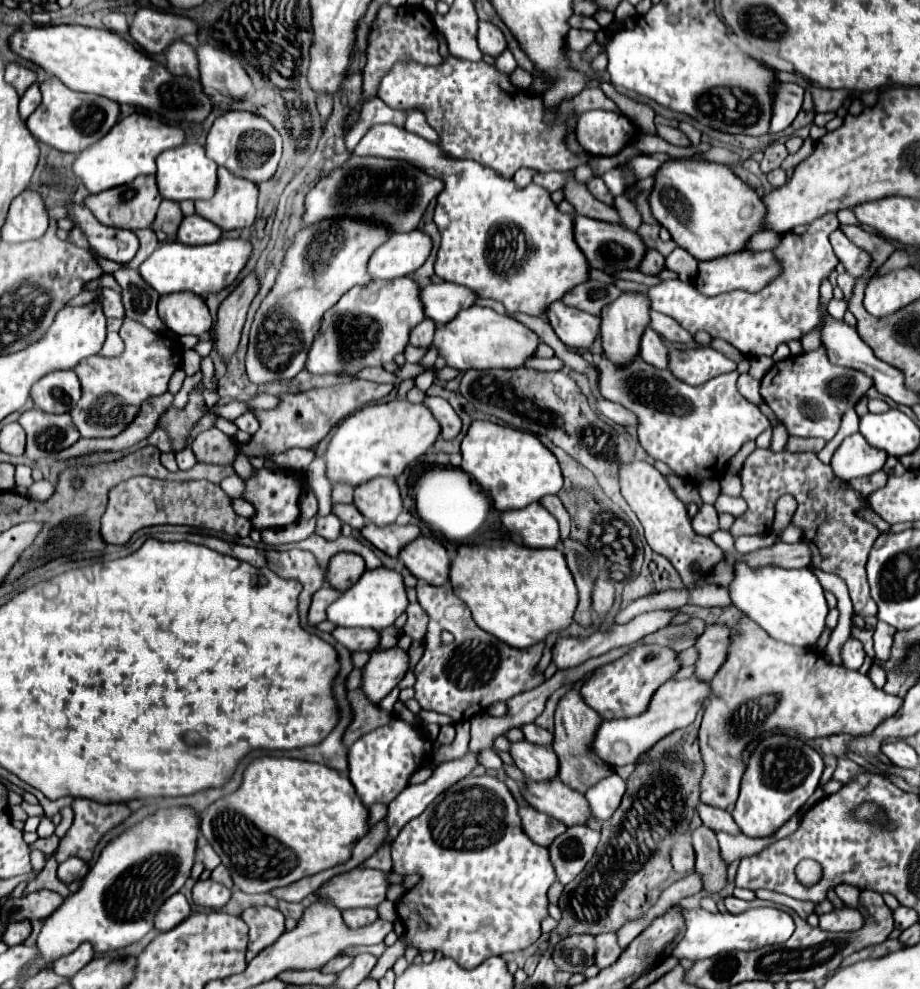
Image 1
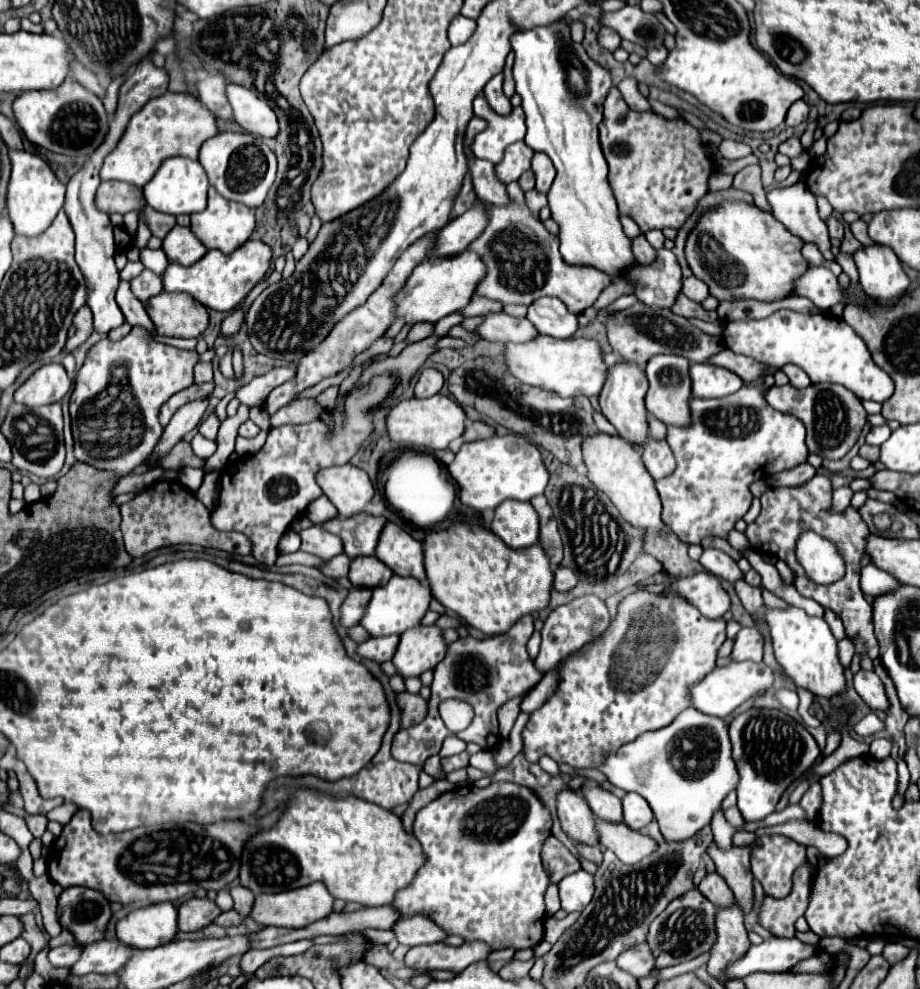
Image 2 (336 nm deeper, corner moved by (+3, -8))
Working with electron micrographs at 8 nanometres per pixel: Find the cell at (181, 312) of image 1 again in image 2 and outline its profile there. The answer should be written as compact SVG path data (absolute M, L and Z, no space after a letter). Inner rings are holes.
M161 291L145 305L159 335L167 337L201 337L207 329L207 307L187 293Z

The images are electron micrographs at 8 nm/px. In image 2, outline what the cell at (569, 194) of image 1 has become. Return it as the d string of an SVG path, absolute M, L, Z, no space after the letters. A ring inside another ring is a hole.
M535 153L533 155L533 161L531 161L531 169L537 177L537 191L541 193L547 193L553 179L555 179L555 167L551 163L551 159L545 155L545 153Z

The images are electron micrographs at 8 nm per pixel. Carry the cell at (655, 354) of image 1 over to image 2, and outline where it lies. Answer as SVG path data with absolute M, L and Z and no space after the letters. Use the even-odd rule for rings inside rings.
M657 355L647 363L647 381L649 391L645 397L647 409L651 415L655 415L665 425L675 427L687 427L691 423L689 413L689 399L691 399L691 379L689 379L689 361L675 355Z

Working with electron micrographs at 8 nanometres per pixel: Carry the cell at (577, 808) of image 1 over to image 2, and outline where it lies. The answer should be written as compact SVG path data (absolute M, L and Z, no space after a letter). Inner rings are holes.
M597 819L599 843L605 849L611 849L623 863L639 863L643 857L655 851L655 841L641 831L627 827L625 823L609 823Z

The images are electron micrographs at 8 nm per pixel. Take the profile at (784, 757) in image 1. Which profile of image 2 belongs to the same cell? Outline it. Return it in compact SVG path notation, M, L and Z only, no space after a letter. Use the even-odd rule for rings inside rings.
M751 707L739 713L729 723L729 735L733 743L733 759L741 775L737 787L737 807L745 821L761 821L773 813L781 793L795 777L803 777L821 755L821 749L809 731L777 709Z

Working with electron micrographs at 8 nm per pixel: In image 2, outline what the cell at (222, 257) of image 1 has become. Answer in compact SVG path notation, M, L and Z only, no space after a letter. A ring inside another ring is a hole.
M253 239L245 241L237 251L229 255L221 253L219 249L211 249L207 251L207 255L203 255L203 259L199 259L199 263L191 267L171 263L167 271L163 273L163 287L169 293L173 291L189 293L209 309L233 311L249 295L249 291L259 281L265 279L265 273L269 271L269 265L271 265L271 257L273 257L271 247L263 241L253 241Z

